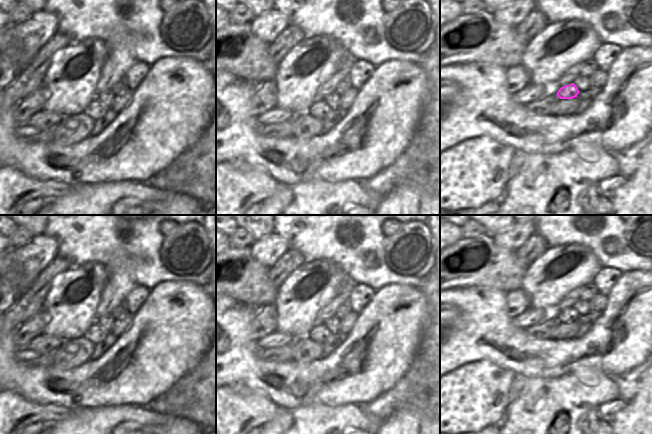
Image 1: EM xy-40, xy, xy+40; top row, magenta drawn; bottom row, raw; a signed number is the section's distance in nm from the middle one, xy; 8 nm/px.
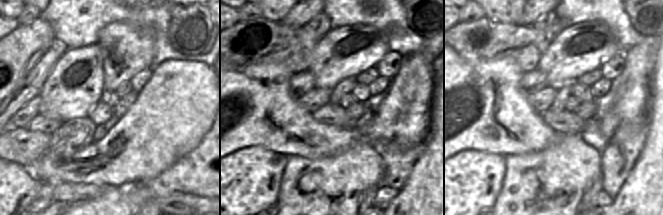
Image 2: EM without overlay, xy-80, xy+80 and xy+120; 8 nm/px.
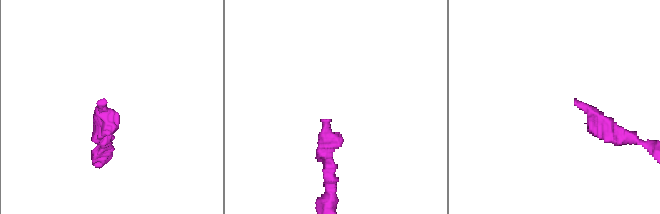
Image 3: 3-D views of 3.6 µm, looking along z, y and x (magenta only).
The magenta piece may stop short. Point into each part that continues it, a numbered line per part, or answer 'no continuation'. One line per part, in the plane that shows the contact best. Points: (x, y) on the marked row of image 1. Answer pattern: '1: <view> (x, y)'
no continuation

